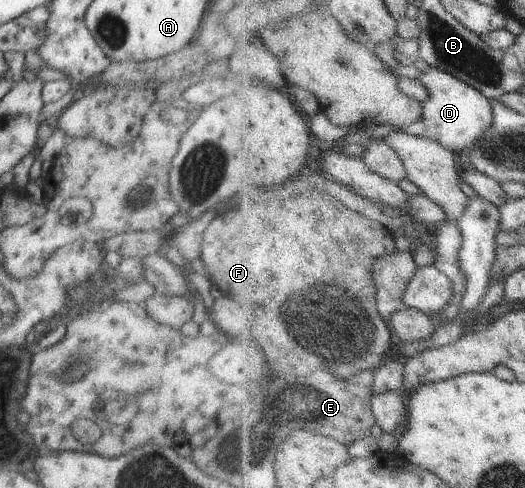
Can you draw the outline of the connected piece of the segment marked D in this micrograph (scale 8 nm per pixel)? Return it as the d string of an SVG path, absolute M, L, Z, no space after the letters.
M426 65L418 79L430 90L430 97L422 102L423 117L409 126L402 127L401 130L400 127L392 127L388 133L408 132L440 142L456 153L463 163L469 151L474 150L478 145L480 137L494 125L493 100L473 85L460 79L455 73L436 66Z

